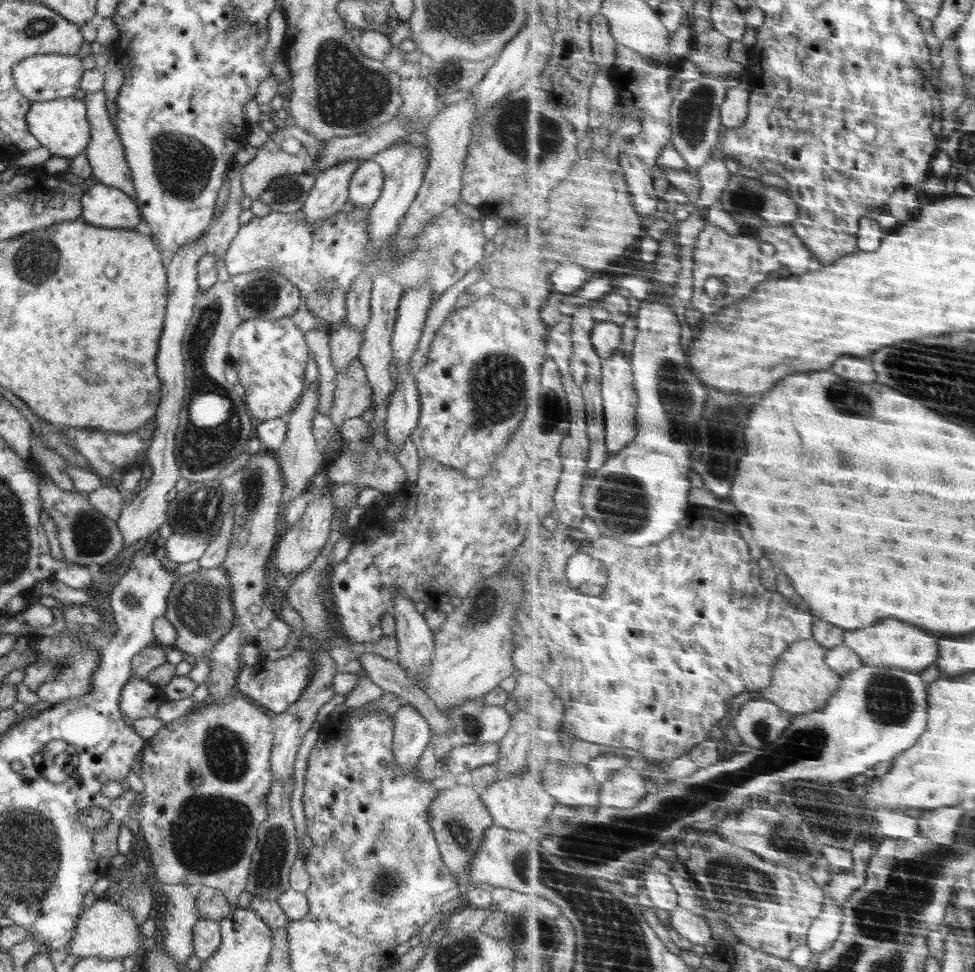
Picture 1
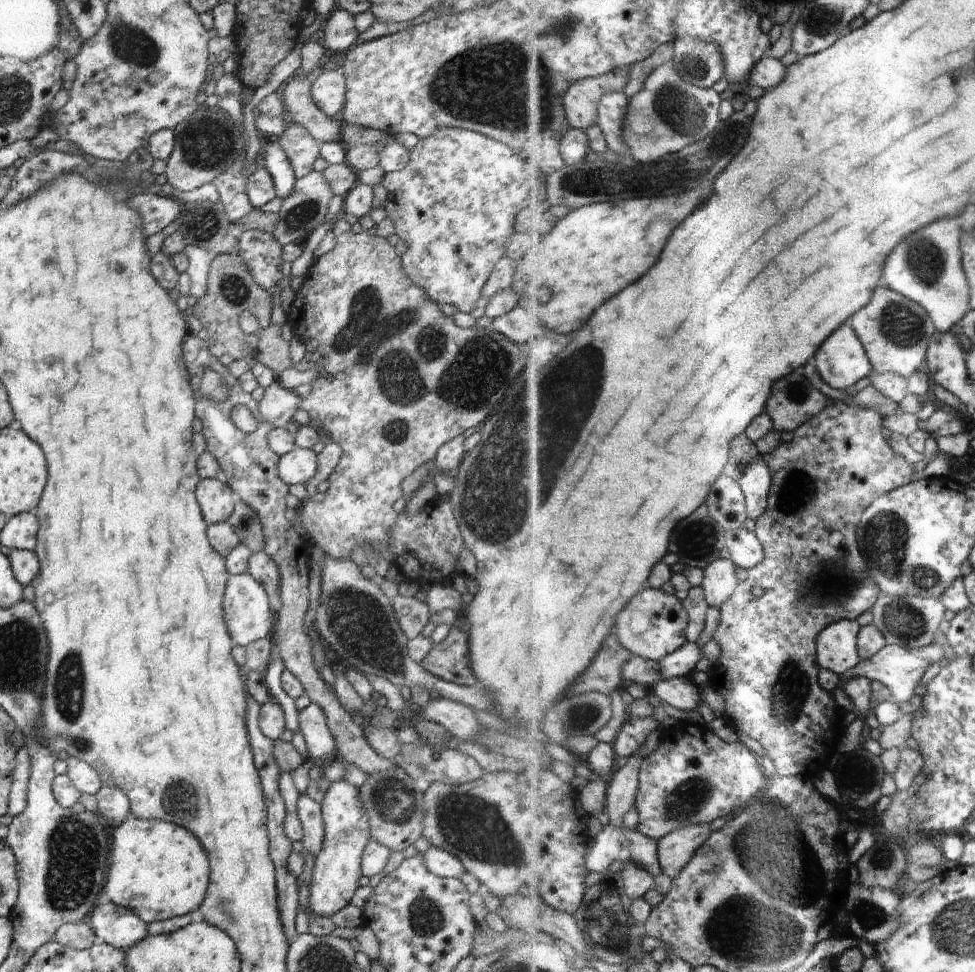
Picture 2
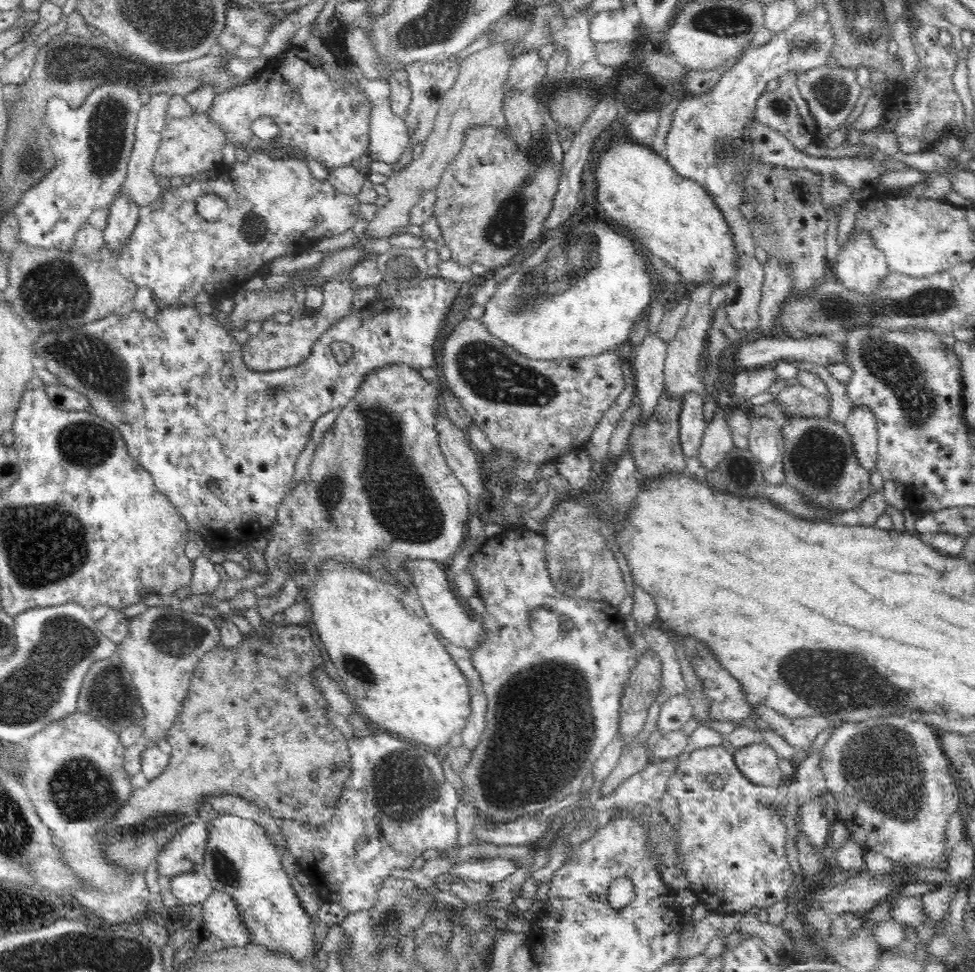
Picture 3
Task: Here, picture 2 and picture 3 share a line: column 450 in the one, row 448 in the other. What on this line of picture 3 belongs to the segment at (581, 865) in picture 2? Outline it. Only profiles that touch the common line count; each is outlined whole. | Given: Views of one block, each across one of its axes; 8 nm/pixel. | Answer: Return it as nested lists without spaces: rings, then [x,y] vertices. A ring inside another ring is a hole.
[[[788,417],[781,423],[786,483],[800,491],[814,507],[832,511],[854,510],[872,490],[871,472],[856,457],[846,427],[830,417]]]

